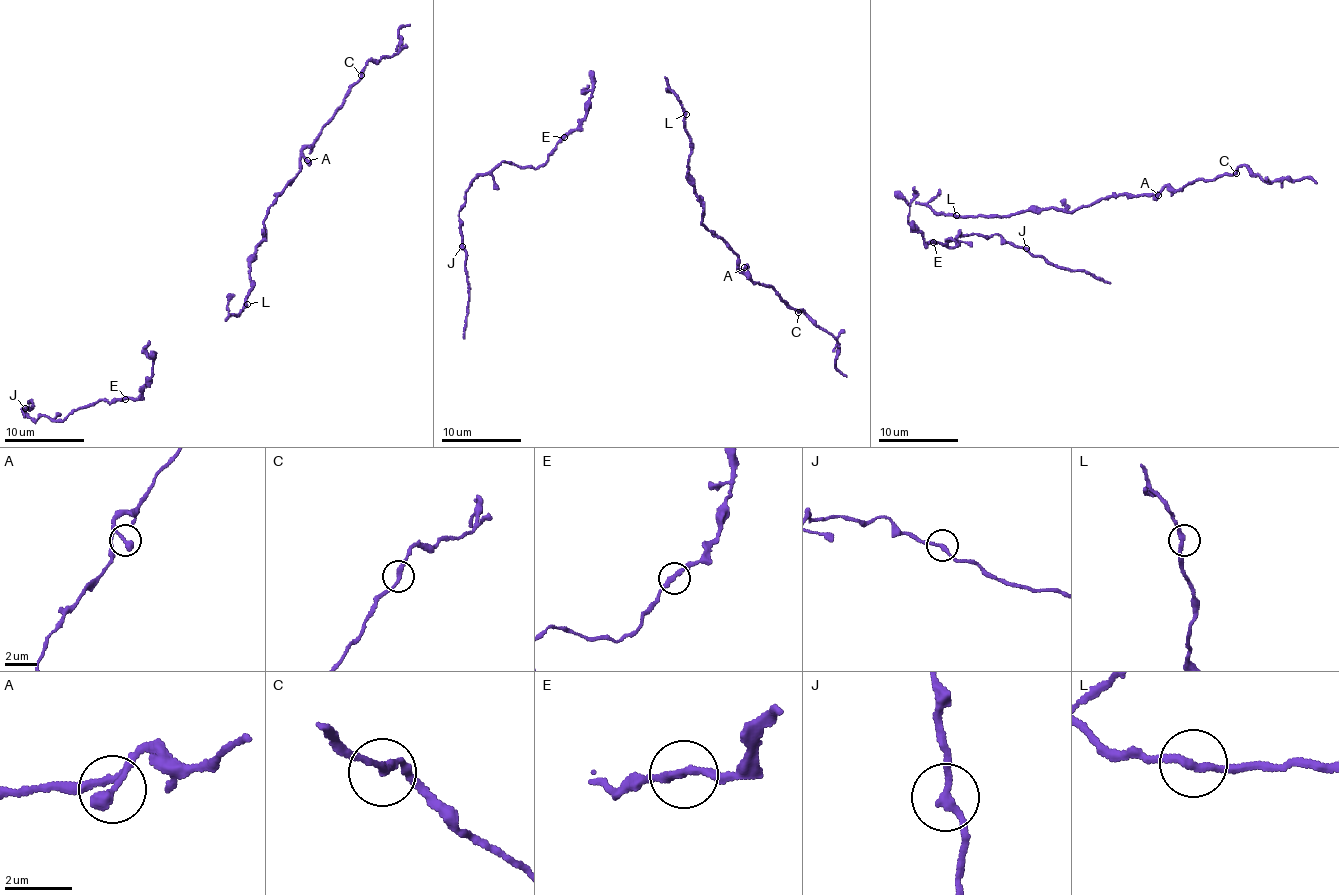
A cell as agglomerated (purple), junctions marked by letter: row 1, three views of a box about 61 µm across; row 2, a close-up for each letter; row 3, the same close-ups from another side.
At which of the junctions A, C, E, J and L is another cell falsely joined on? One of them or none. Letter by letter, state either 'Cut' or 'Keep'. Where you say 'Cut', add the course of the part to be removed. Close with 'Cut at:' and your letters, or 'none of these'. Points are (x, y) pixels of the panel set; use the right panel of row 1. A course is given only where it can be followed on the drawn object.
A: Keep
C: Keep
E: Keep
J: Keep
L: Keep
Cut at: none of these

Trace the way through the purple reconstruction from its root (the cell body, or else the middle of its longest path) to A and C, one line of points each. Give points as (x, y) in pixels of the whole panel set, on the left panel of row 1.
A: (239, 315), (251, 288), (249, 264), (258, 243), (264, 239), (268, 209), (296, 174), (302, 156), (306, 160)
C: (239, 315), (251, 288), (249, 264), (258, 243), (264, 239), (268, 209), (300, 168), (304, 147), (361, 75)

